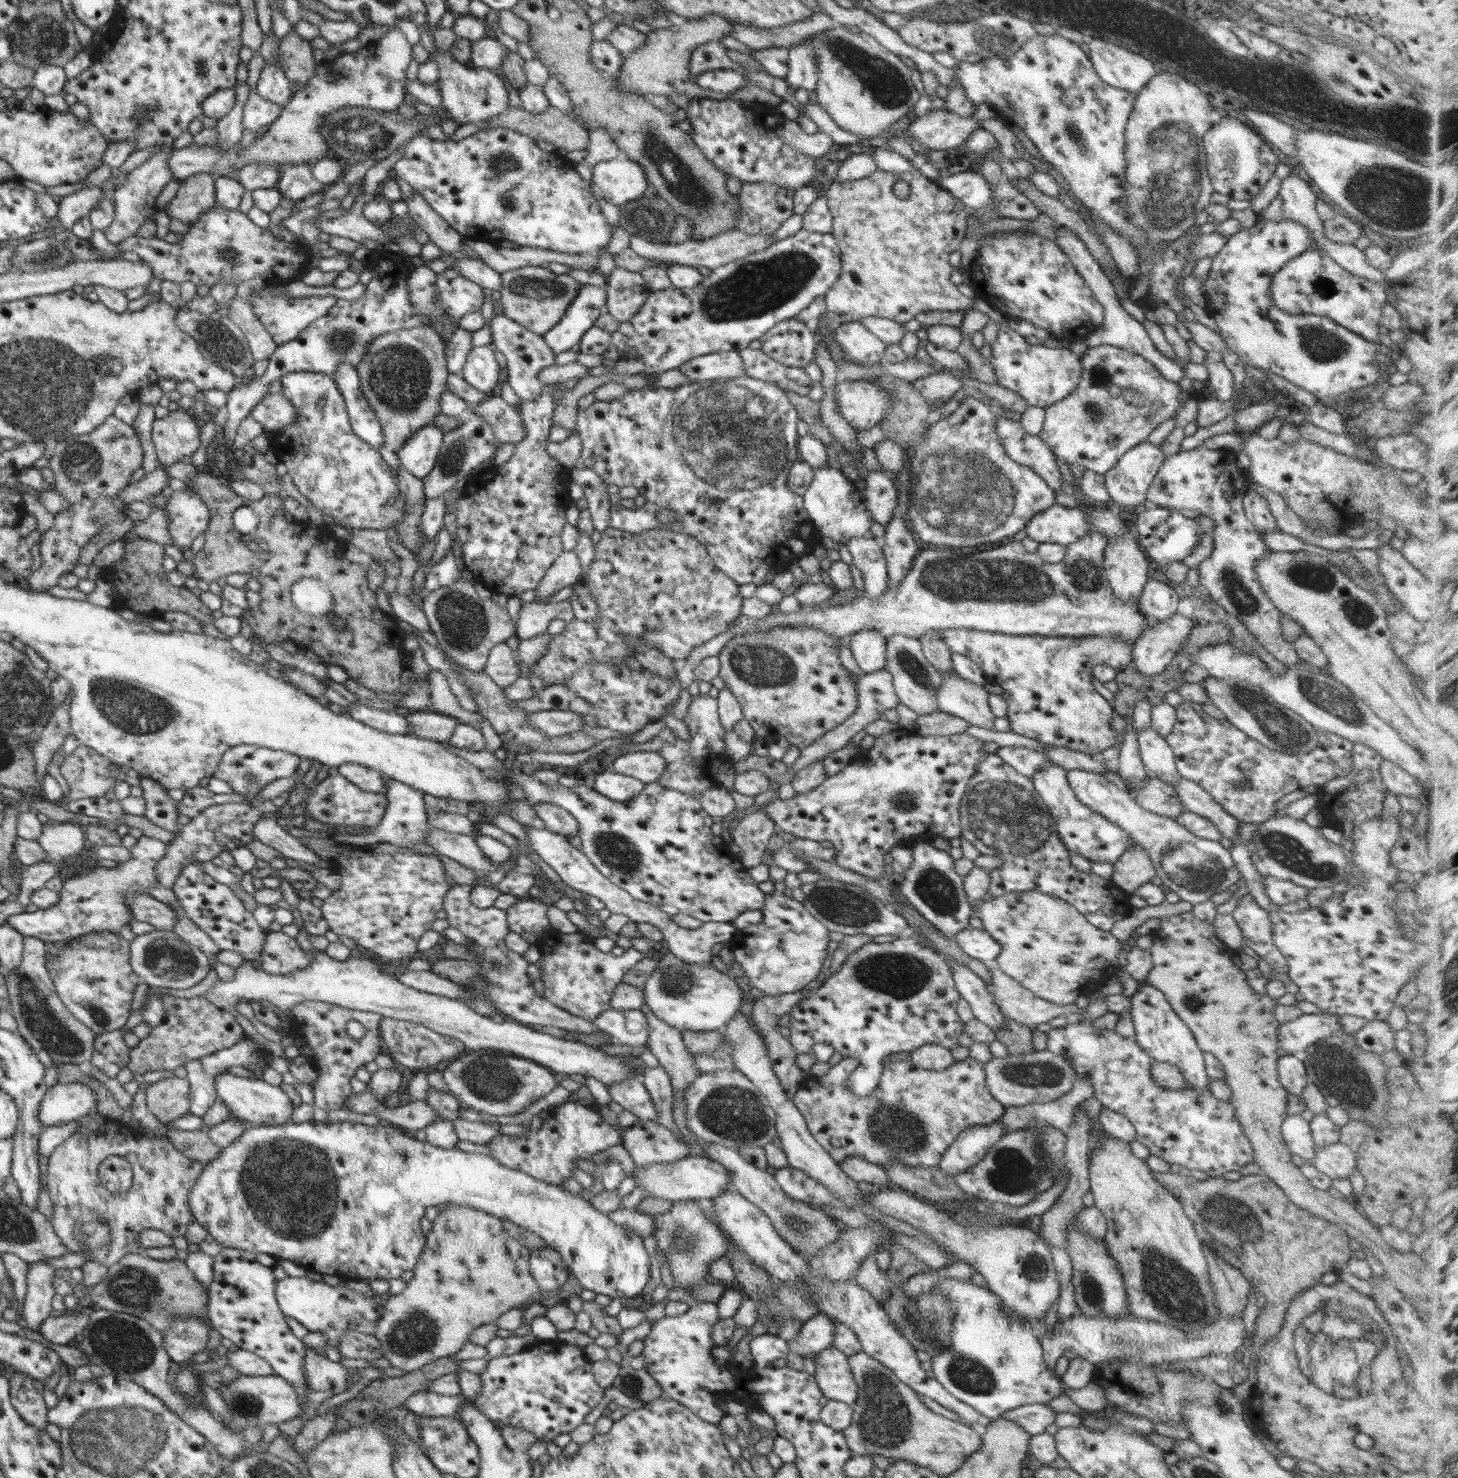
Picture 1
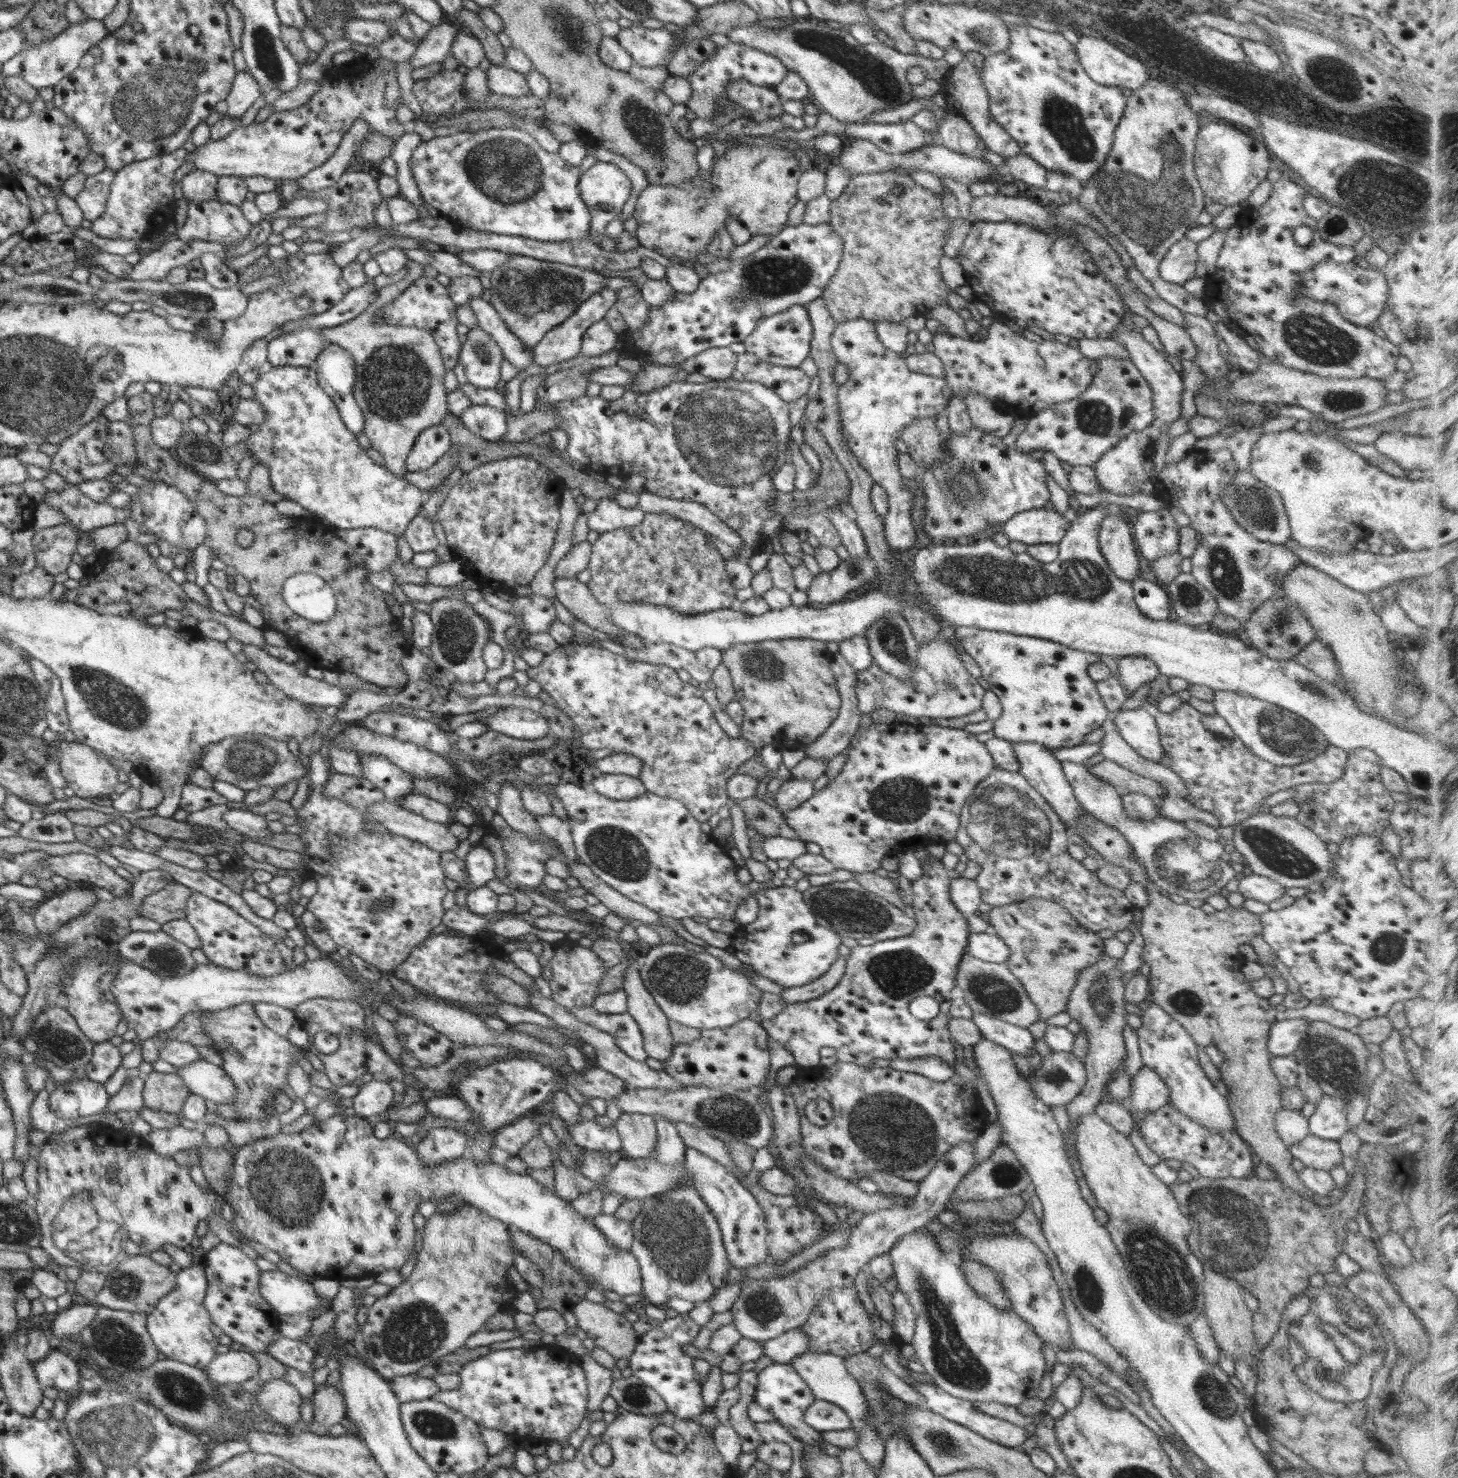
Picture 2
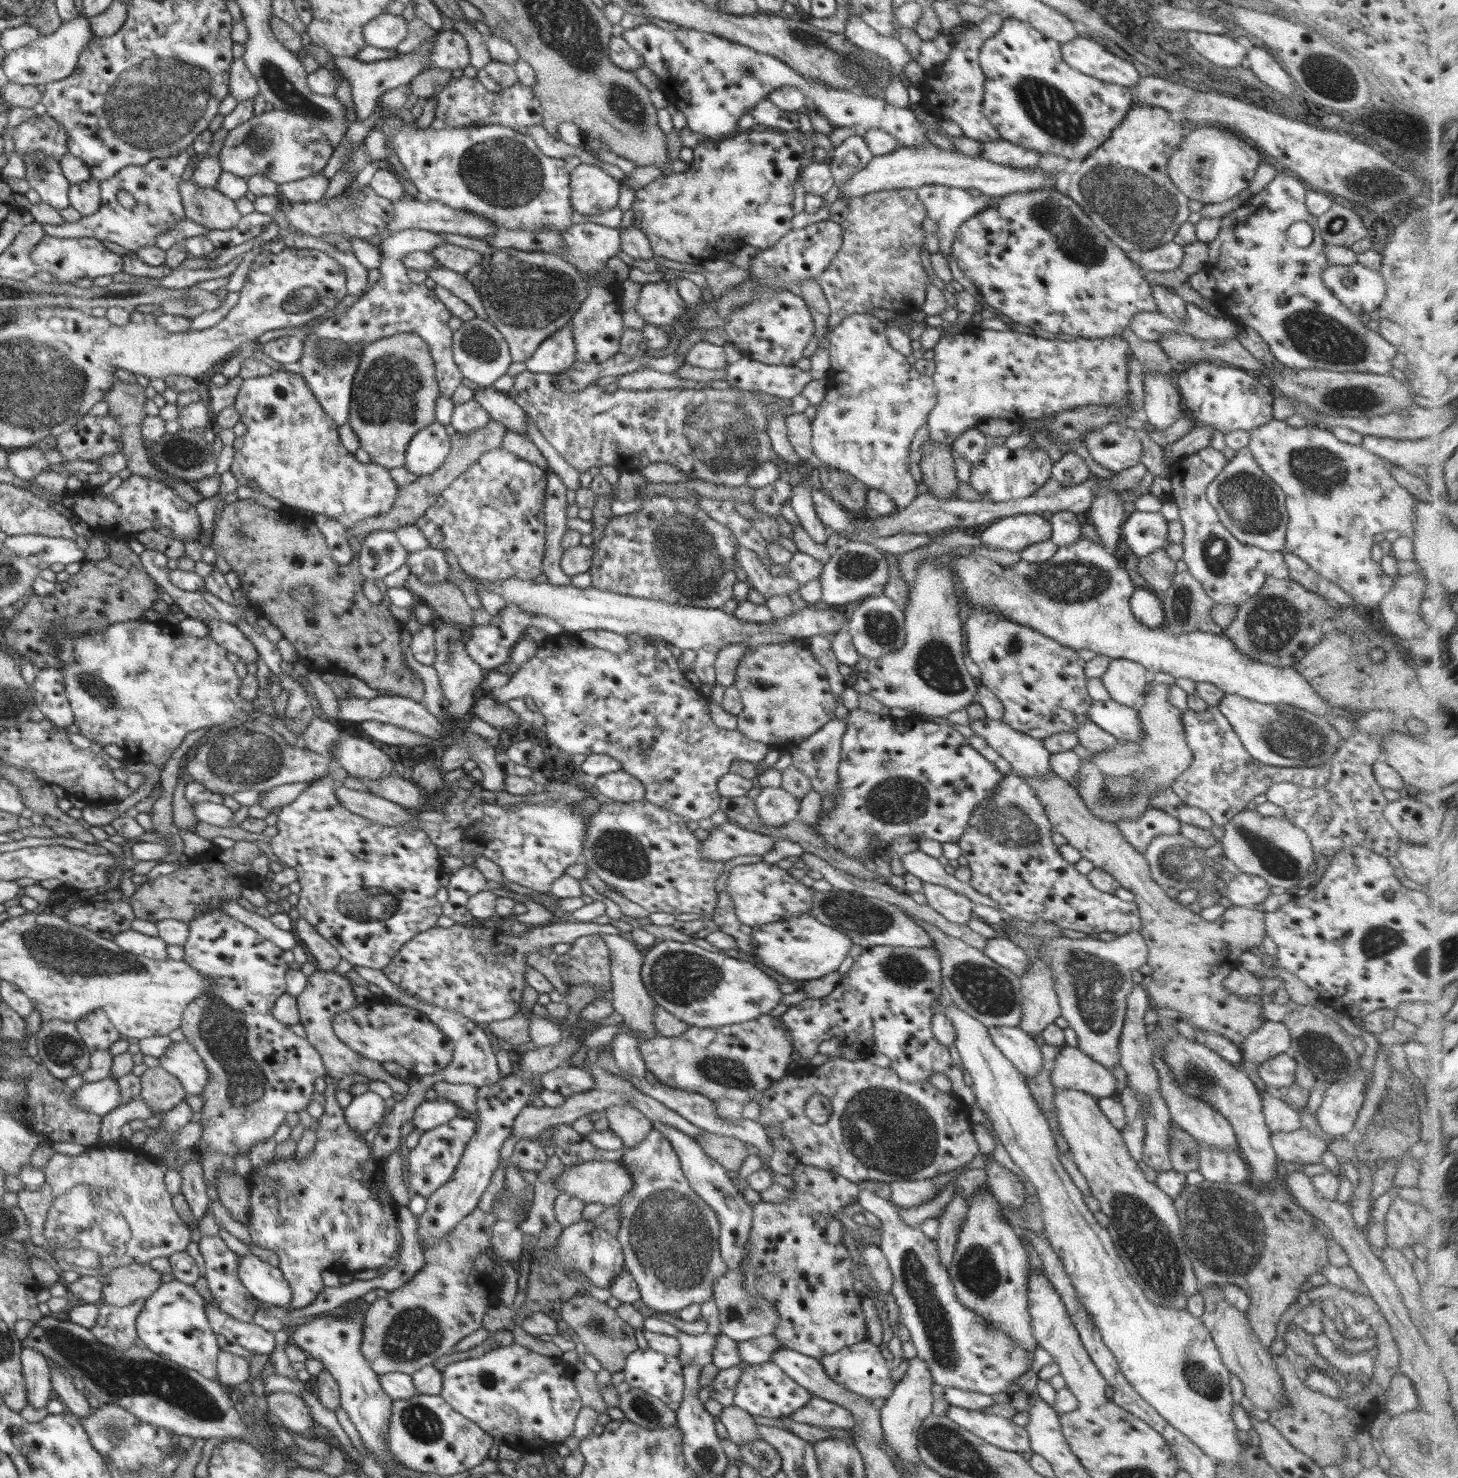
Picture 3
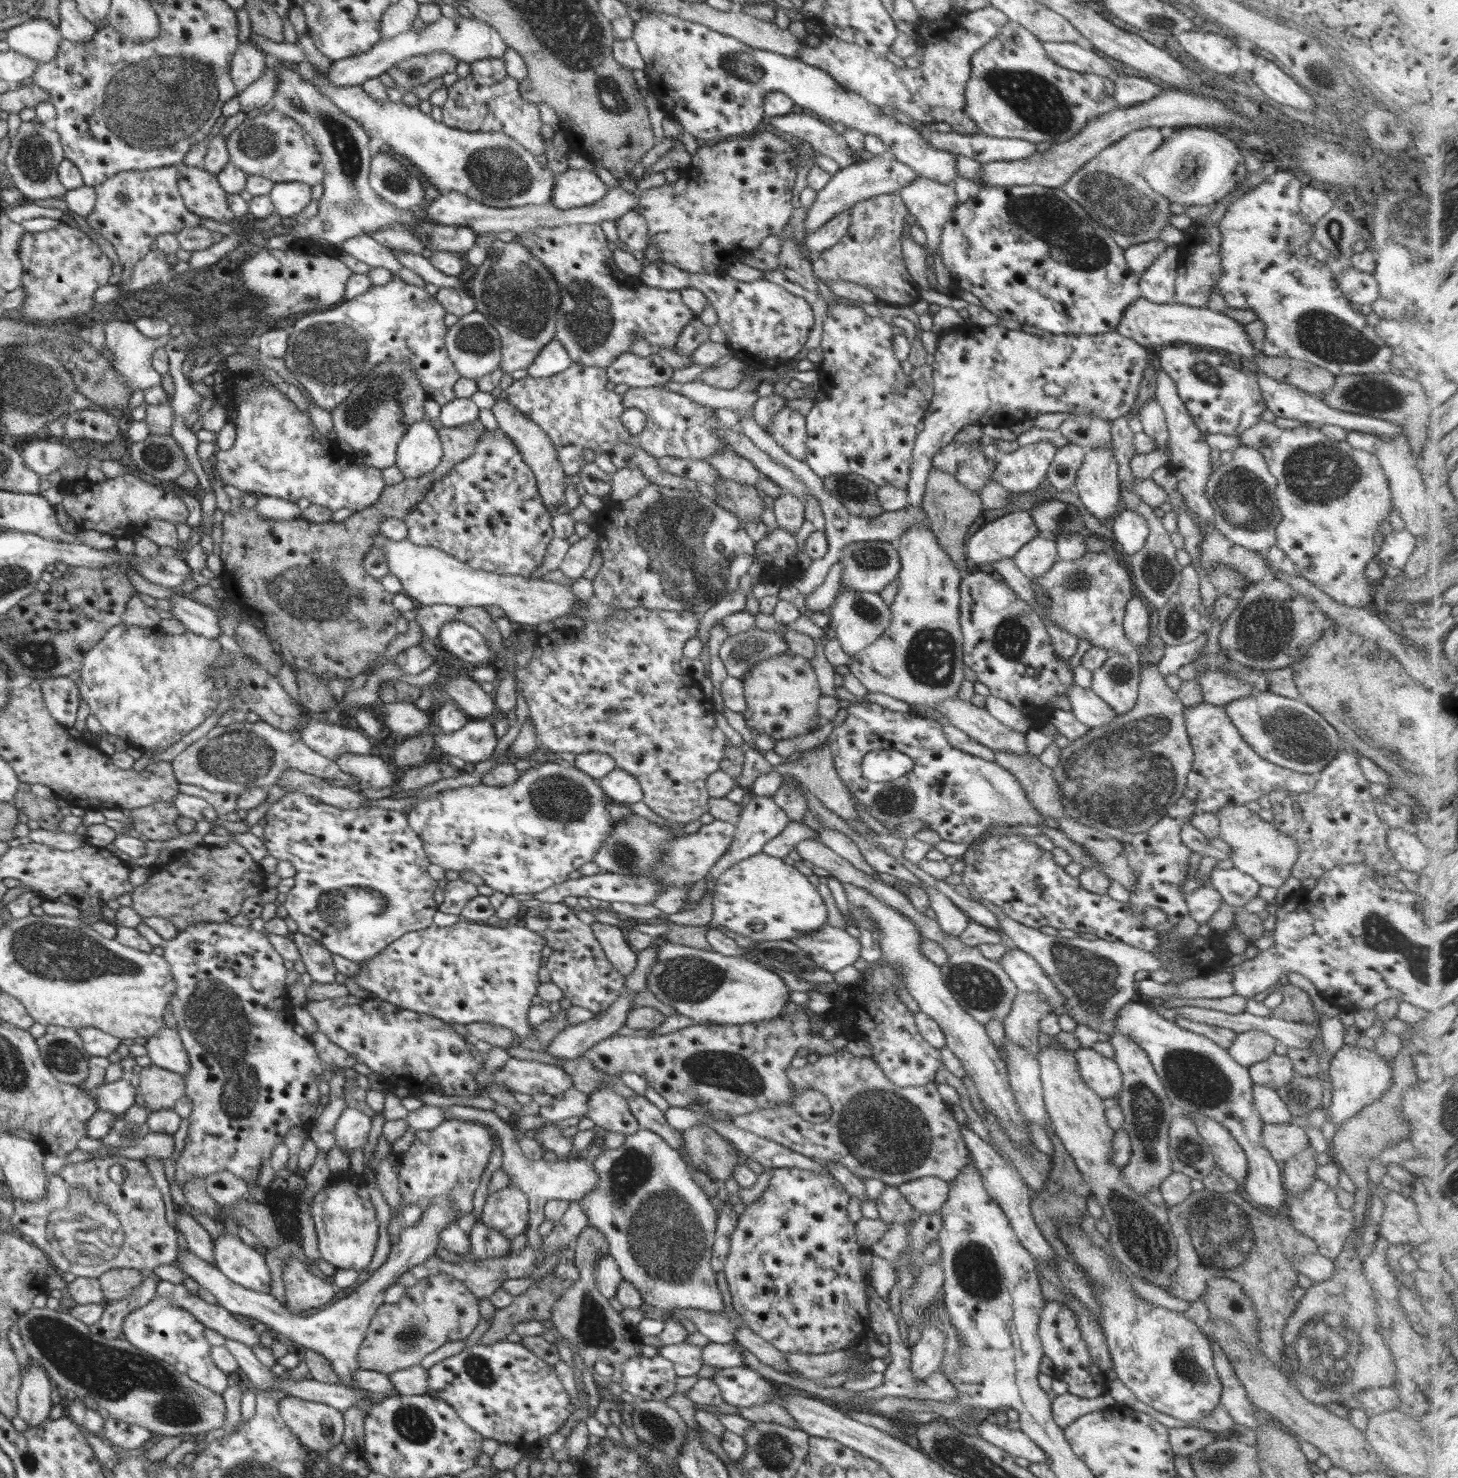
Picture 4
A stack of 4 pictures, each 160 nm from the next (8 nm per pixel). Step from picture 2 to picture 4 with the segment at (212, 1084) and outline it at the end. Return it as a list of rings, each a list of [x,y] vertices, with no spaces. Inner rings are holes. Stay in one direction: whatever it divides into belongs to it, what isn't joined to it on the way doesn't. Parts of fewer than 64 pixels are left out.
[[[163,1026],[154,1036],[146,1038],[144,1045],[147,1055],[155,1064],[164,1070],[175,1072],[183,1077],[189,1071],[188,1053],[185,1051],[181,1036],[176,1029]]]

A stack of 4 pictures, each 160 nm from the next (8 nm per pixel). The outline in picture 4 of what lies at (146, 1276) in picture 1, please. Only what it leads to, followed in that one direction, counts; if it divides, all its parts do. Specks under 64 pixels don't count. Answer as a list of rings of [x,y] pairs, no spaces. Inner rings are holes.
[[[115,1268],[98,1278],[106,1302],[120,1301],[134,1292],[143,1281],[140,1271],[133,1268]]]

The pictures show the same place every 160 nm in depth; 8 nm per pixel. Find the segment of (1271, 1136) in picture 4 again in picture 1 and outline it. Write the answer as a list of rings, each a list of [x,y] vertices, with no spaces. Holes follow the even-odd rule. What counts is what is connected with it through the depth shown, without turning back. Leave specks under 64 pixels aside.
[[[1340,1141],[1325,1146],[1315,1145],[1313,1164],[1331,1179],[1346,1178],[1357,1168],[1355,1151]]]

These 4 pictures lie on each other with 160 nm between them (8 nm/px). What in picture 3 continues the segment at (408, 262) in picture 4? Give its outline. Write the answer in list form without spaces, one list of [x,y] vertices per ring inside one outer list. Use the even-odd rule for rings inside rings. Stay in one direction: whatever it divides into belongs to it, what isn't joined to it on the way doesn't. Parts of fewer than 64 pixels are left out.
[[[442,266],[426,270],[426,273],[436,284],[447,288],[452,294],[460,297],[460,300],[469,304],[475,316],[482,320],[489,320],[475,283],[471,283],[463,274]]]

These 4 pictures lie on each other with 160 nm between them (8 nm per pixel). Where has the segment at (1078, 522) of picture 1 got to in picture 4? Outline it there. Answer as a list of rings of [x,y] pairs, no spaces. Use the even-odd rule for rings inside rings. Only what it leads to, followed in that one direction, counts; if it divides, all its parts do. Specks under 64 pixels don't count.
[[[1012,512],[985,522],[965,546],[969,561],[978,564],[1011,559],[1027,542],[1039,536],[1030,512]]]

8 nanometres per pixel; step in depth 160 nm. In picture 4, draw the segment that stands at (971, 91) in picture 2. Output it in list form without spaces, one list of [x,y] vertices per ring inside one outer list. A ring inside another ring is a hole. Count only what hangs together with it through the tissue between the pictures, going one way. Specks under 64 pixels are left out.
[[[994,5],[961,16],[952,14],[952,20],[920,18],[916,34],[919,36],[918,46],[924,48],[924,53],[922,65],[914,69],[896,67],[886,55],[872,53],[860,45],[826,35],[816,46],[803,43],[798,59],[827,72],[839,85],[859,94],[880,110],[886,110],[886,113],[900,112],[920,124],[945,122],[954,132],[976,135],[979,132],[977,124],[965,114],[965,88],[971,77],[971,56],[990,40],[996,39],[1008,21],[1006,14]]]

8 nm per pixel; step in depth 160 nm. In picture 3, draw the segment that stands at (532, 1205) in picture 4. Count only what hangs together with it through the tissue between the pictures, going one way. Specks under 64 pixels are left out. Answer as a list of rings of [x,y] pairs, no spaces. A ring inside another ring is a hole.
[[[590,1161],[565,1168],[558,1176],[557,1188],[585,1203],[609,1207],[619,1204],[633,1187],[633,1178],[619,1161]]]

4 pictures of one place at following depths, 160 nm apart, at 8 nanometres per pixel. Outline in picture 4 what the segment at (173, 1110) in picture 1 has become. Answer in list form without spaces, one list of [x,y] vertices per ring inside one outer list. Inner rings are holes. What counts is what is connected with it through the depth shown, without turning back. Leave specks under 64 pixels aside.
[[[155,1064],[142,1067],[138,1092],[151,1111],[172,1109],[185,1096],[185,1078]]]

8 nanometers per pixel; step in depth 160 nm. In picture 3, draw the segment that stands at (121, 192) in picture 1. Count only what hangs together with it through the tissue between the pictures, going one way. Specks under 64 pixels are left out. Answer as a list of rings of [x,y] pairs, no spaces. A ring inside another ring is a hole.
[[[186,151],[180,156],[165,157],[164,160],[156,158],[148,164],[140,166],[128,166],[120,169],[112,178],[100,181],[101,205],[90,216],[83,216],[77,222],[65,221],[58,226],[53,224],[41,224],[44,232],[58,238],[80,238],[82,236],[98,240],[109,240],[126,250],[137,252],[143,246],[154,245],[156,237],[172,228],[181,220],[186,220],[185,208],[179,184],[184,178],[182,173],[190,162],[190,156]],[[120,190],[126,190],[134,196],[136,205],[125,208],[118,203],[116,195]]]

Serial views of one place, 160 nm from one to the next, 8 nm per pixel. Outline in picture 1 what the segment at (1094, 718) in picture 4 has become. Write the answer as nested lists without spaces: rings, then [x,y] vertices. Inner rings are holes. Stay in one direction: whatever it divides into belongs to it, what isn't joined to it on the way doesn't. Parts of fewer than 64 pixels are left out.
[[[1150,727],[1137,731],[1139,751],[1148,777],[1157,776],[1169,785],[1181,780],[1172,747]]]

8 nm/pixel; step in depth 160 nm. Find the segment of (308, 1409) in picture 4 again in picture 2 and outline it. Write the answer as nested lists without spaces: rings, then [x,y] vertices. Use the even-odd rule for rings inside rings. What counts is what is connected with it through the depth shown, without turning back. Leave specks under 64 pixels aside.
[[[282,1379],[262,1384],[262,1390],[253,1395],[253,1400],[267,1412],[269,1419],[276,1420],[288,1429],[292,1429],[298,1420],[302,1420],[302,1396]]]

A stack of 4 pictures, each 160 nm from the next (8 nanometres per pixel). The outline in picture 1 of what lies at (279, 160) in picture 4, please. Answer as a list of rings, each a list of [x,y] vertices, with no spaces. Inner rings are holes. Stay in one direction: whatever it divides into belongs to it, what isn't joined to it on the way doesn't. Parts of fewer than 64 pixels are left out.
[[[395,26],[388,29],[388,32],[373,43],[369,48],[361,47],[356,52],[342,52],[338,56],[338,62],[319,62],[315,65],[315,75],[303,87],[299,88],[284,106],[280,116],[268,125],[269,130],[260,139],[256,139],[250,147],[241,147],[237,142],[231,148],[221,148],[219,144],[196,144],[173,149],[170,155],[170,170],[173,176],[182,180],[196,173],[210,173],[213,176],[229,176],[232,168],[235,172],[243,169],[248,164],[264,164],[264,166],[279,165],[280,168],[298,166],[298,164],[314,165],[324,158],[328,158],[330,144],[327,144],[324,131],[321,130],[327,116],[334,111],[341,111],[346,107],[364,107],[377,111],[396,111],[400,104],[405,102],[406,69],[412,62],[412,45],[406,36]]]

